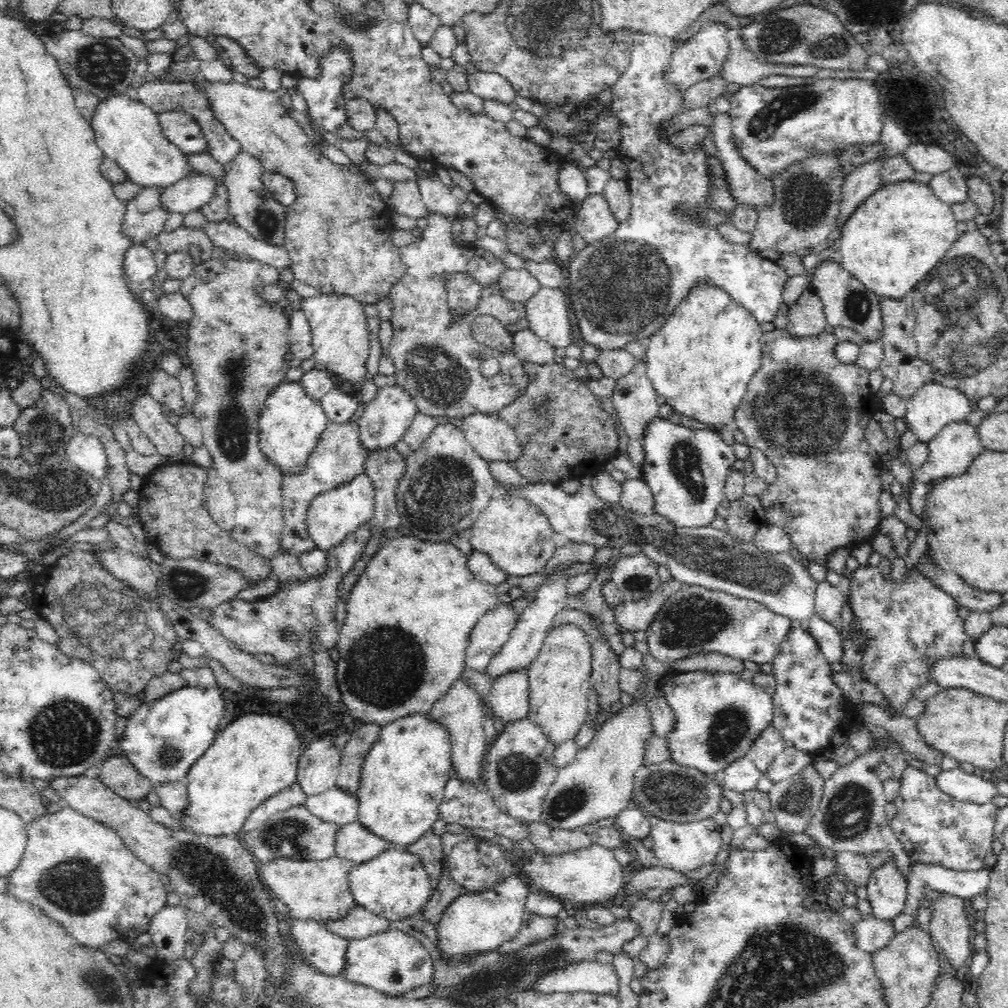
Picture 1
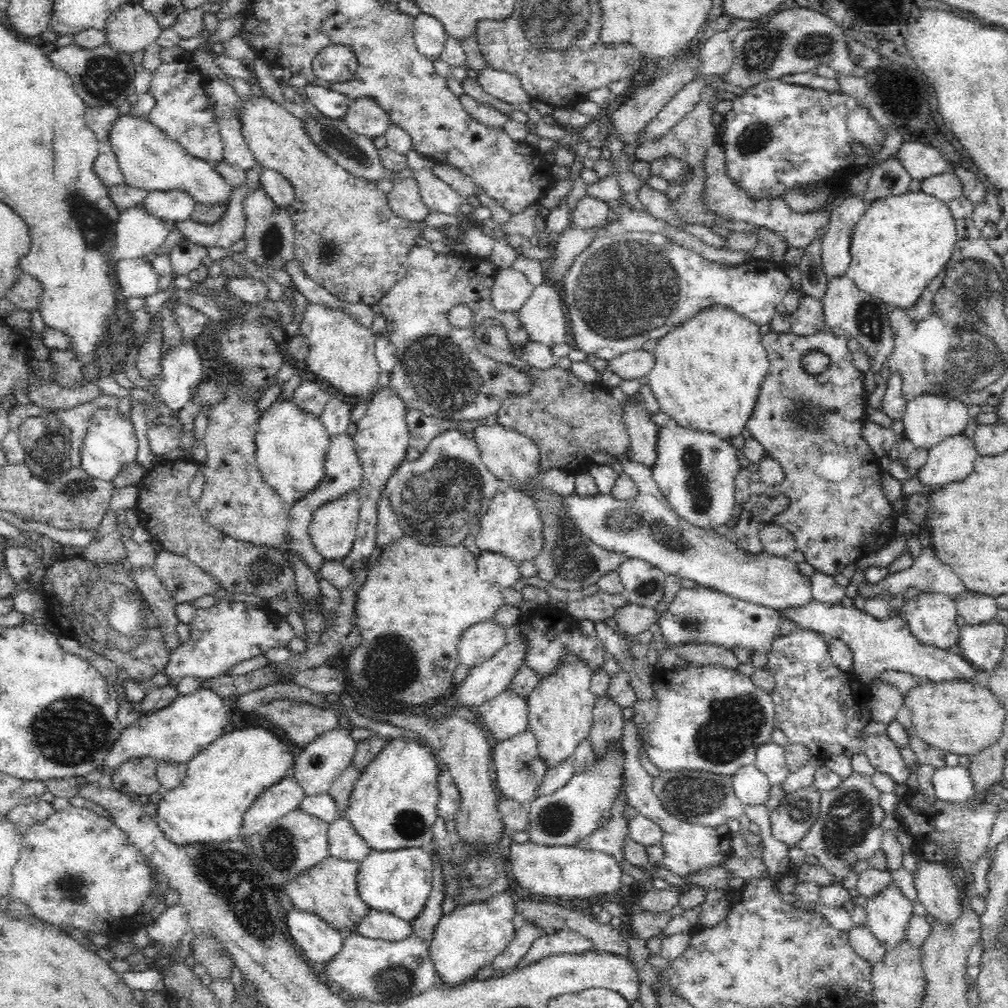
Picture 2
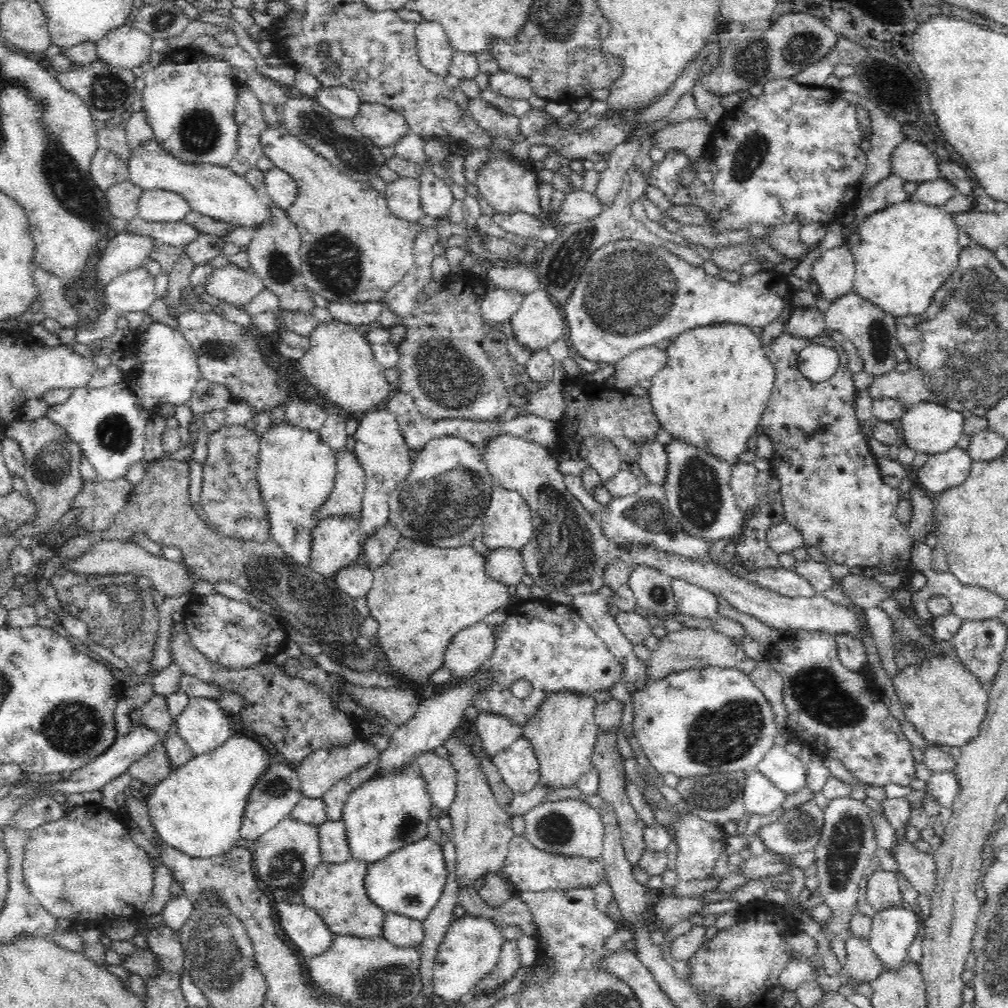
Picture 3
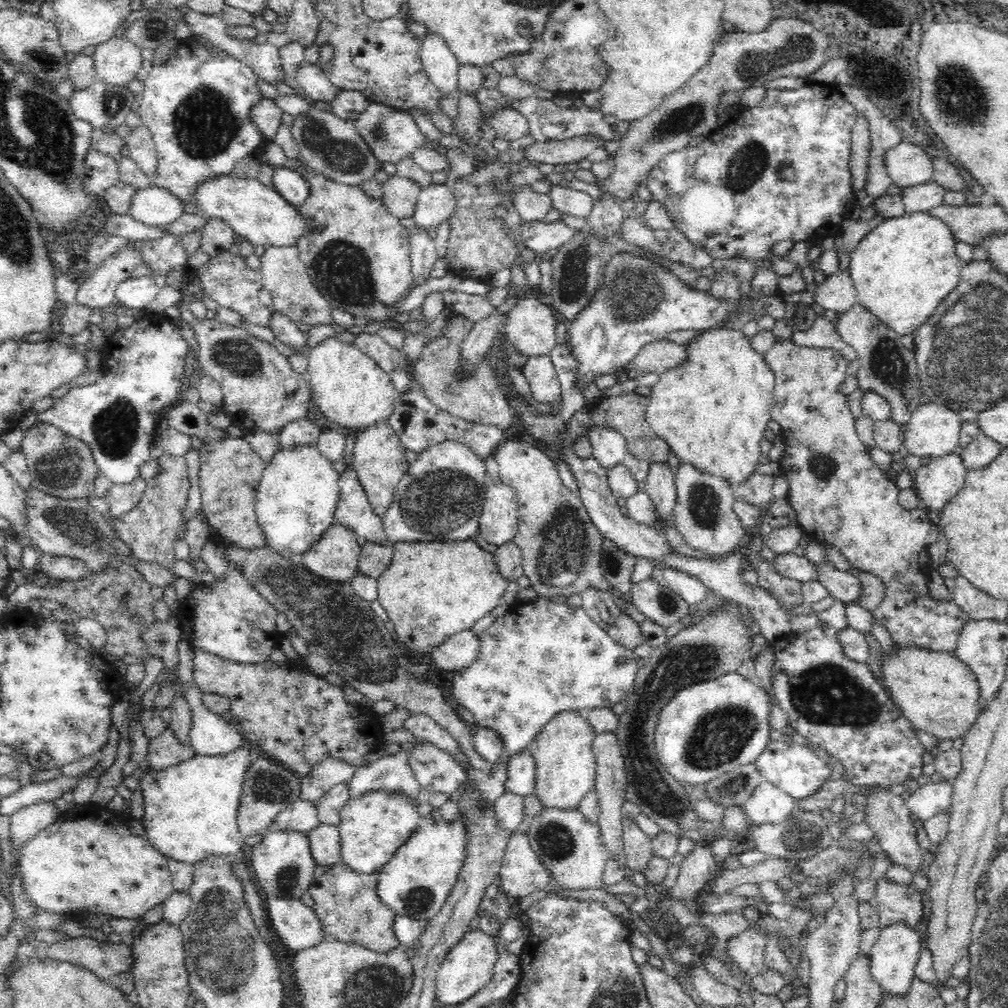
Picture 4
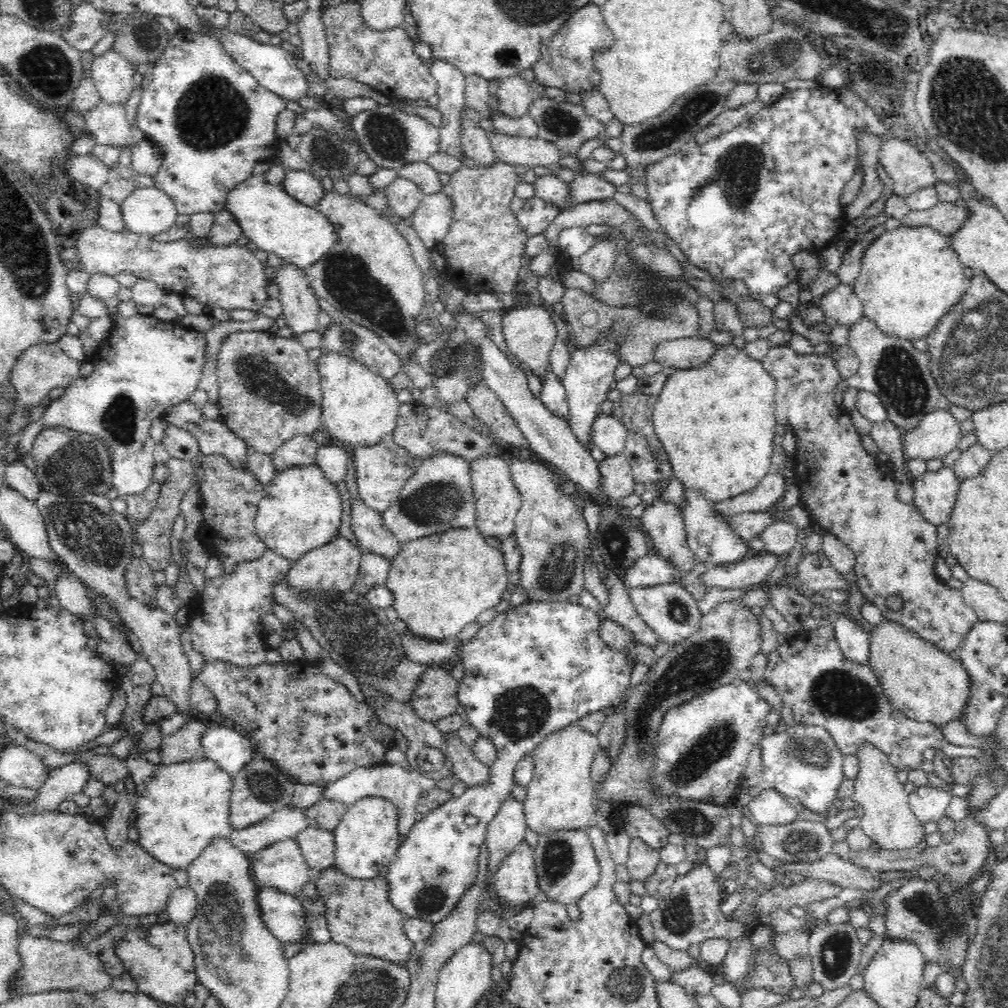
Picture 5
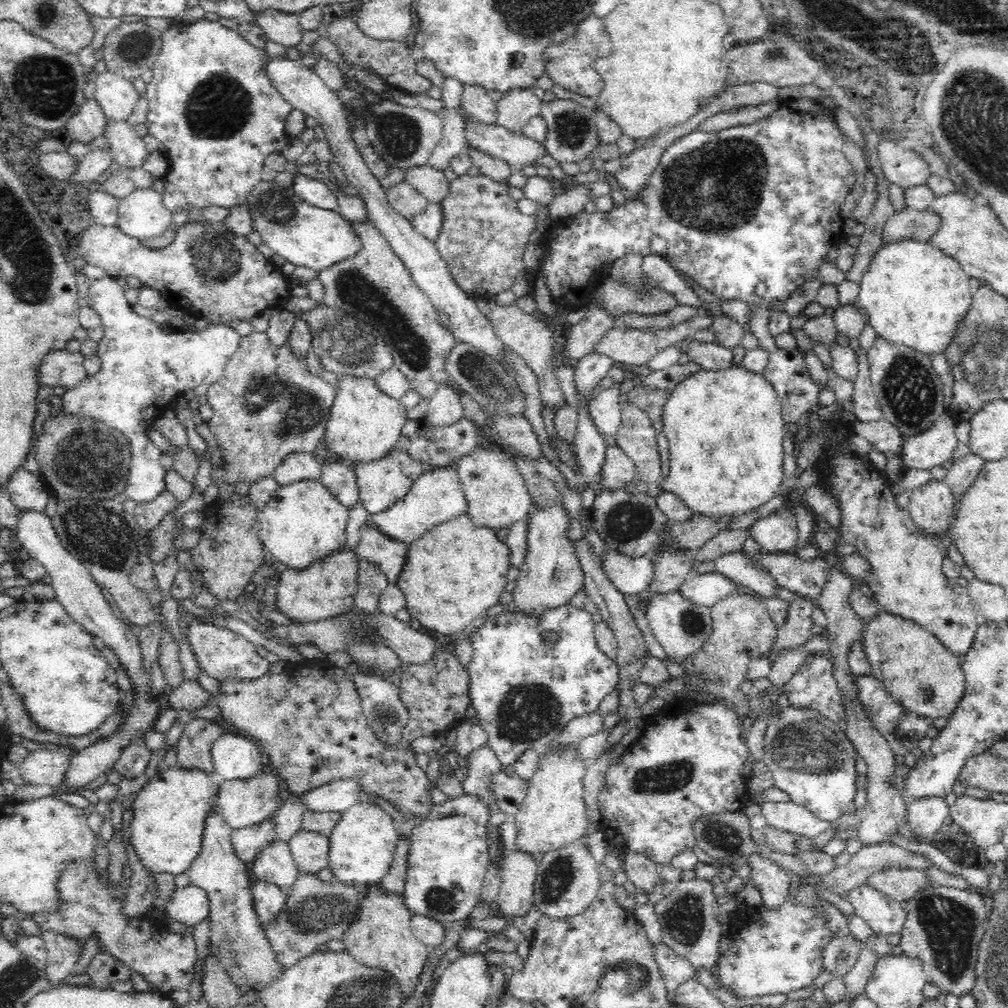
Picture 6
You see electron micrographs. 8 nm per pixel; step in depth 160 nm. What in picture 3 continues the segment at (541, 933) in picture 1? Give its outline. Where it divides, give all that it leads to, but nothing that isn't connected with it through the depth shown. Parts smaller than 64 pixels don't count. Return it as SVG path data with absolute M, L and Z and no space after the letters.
M506 940L502 945L496 968L486 978L483 978L474 990L466 998L474 996L494 996L505 988L506 984L513 980L514 976L523 967L520 963L520 951L517 946L518 940Z

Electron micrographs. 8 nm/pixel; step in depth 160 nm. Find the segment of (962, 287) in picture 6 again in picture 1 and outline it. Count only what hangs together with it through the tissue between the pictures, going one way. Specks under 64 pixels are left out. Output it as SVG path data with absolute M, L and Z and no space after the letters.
M914 181L881 187L862 205L840 233L837 257L855 280L880 298L902 299L913 292L937 267L960 235L951 204L938 199L927 185Z

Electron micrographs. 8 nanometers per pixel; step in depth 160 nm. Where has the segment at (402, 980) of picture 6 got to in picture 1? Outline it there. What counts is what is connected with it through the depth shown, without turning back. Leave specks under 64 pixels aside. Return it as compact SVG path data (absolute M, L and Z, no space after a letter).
M334 855L319 861L278 859L266 866L260 865L259 870L273 899L281 900L289 908L289 916L324 922L341 920L358 908L348 882L354 865L351 860Z

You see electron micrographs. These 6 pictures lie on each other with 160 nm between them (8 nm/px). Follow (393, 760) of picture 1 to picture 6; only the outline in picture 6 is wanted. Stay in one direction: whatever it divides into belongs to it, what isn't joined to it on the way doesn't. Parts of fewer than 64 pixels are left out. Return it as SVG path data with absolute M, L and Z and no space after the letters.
M358 801L349 809L341 812L341 819L333 828L329 838L329 867L332 869L333 876L342 883L352 884L353 886L377 885L390 872L394 860L399 835L394 826L394 820L388 813L372 801Z

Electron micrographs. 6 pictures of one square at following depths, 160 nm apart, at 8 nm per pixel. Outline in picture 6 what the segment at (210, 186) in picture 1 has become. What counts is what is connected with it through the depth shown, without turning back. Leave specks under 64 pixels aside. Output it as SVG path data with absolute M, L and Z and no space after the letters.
M152 188L118 199L118 215L119 230L140 241L162 236L173 224L173 213L163 203L163 195Z

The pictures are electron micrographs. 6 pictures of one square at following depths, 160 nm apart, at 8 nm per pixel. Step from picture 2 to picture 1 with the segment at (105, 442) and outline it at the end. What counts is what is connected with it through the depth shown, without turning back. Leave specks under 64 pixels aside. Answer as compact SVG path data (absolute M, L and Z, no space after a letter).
M78 434L72 438L66 450L68 460L99 481L108 474L106 448L100 438Z

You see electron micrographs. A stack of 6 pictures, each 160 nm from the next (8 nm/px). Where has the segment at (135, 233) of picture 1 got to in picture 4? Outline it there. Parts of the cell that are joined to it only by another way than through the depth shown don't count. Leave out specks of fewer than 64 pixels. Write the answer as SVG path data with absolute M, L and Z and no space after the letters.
M130 248L118 252L113 259L106 260L81 282L76 303L98 310L108 308L116 298L116 290L121 283L128 281L134 268L138 266L135 252Z

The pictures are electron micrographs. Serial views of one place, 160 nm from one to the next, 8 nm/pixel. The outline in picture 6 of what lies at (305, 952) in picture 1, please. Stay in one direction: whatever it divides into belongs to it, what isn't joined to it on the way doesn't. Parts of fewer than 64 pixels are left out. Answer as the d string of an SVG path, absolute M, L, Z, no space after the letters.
M260 881L251 886L251 902L261 924L268 924L278 916L286 904L287 891L275 884Z

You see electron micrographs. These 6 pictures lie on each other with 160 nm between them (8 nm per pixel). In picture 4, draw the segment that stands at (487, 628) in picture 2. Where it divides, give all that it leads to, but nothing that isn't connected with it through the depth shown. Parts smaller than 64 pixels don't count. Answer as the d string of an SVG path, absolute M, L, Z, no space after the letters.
M471 629L446 638L438 647L431 648L429 662L441 670L456 672L466 668L478 656L479 639Z

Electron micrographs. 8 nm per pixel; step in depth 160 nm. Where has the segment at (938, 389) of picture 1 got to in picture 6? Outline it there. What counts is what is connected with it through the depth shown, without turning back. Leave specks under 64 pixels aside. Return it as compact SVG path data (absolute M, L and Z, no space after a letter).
M947 411L942 414L941 418L927 432L905 438L902 448L898 453L898 457L902 460L901 464L908 471L928 471L936 468L936 466L942 466L946 460L951 460L953 452L959 444L955 434L956 426L955 419Z

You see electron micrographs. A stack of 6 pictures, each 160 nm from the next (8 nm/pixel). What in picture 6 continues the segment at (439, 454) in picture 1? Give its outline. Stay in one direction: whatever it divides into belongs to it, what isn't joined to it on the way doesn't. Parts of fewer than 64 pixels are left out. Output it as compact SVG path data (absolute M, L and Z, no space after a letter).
M454 465L425 471L402 500L385 511L369 515L365 524L386 535L387 538L410 545L426 534L434 525L446 522L467 512L467 502Z

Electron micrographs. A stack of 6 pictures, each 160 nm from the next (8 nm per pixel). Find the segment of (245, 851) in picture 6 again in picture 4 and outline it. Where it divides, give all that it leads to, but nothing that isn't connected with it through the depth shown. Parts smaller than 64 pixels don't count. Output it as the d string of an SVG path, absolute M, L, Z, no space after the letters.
M298 799L292 804L287 804L274 818L273 823L258 834L243 837L246 846L262 844L268 832L285 830L286 832L309 833L319 825L317 808L314 802Z

